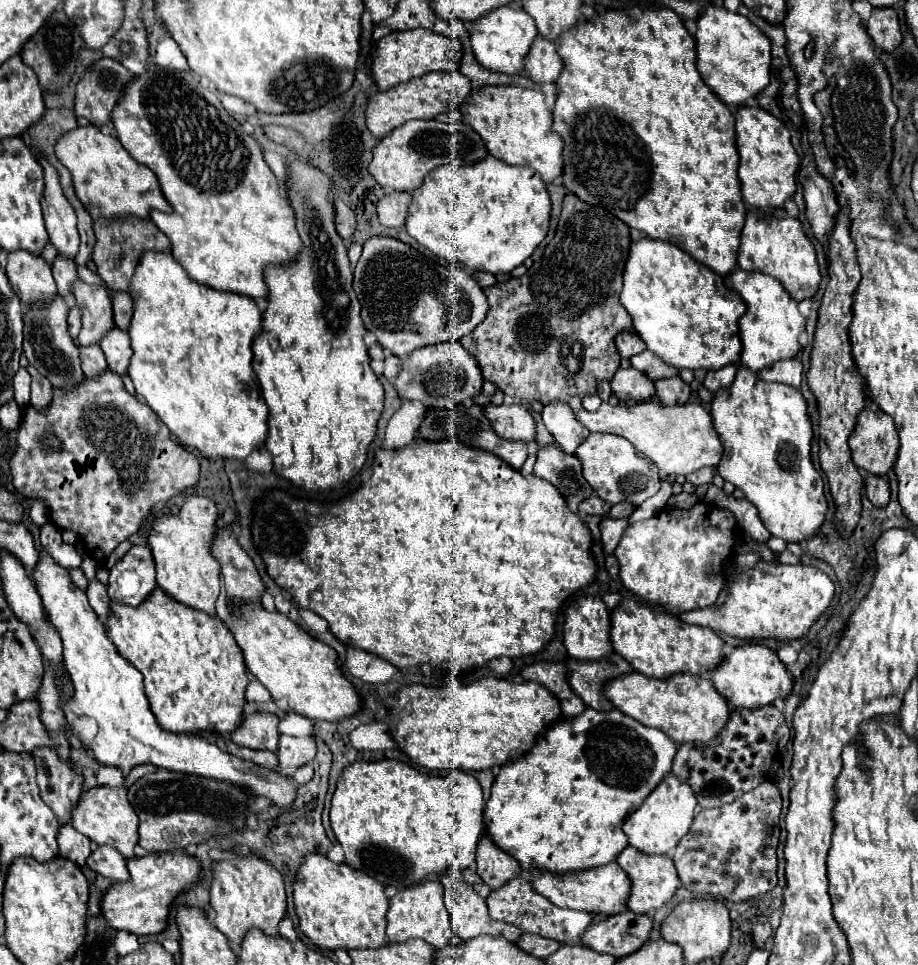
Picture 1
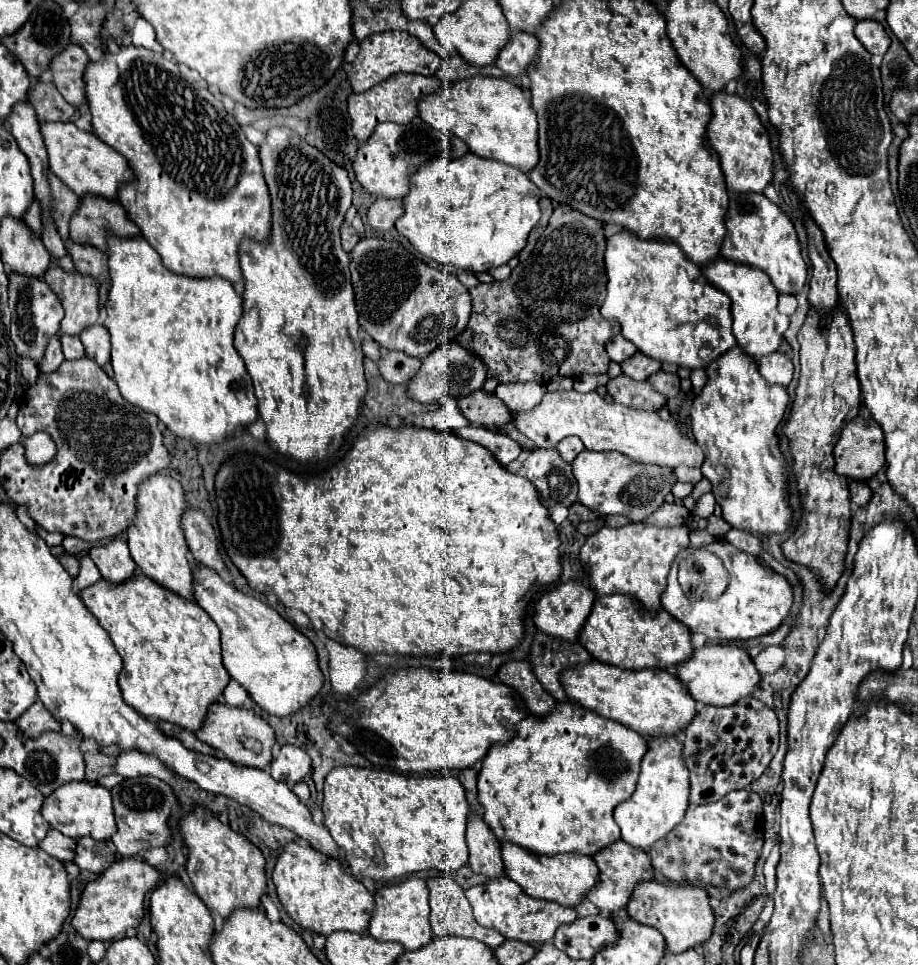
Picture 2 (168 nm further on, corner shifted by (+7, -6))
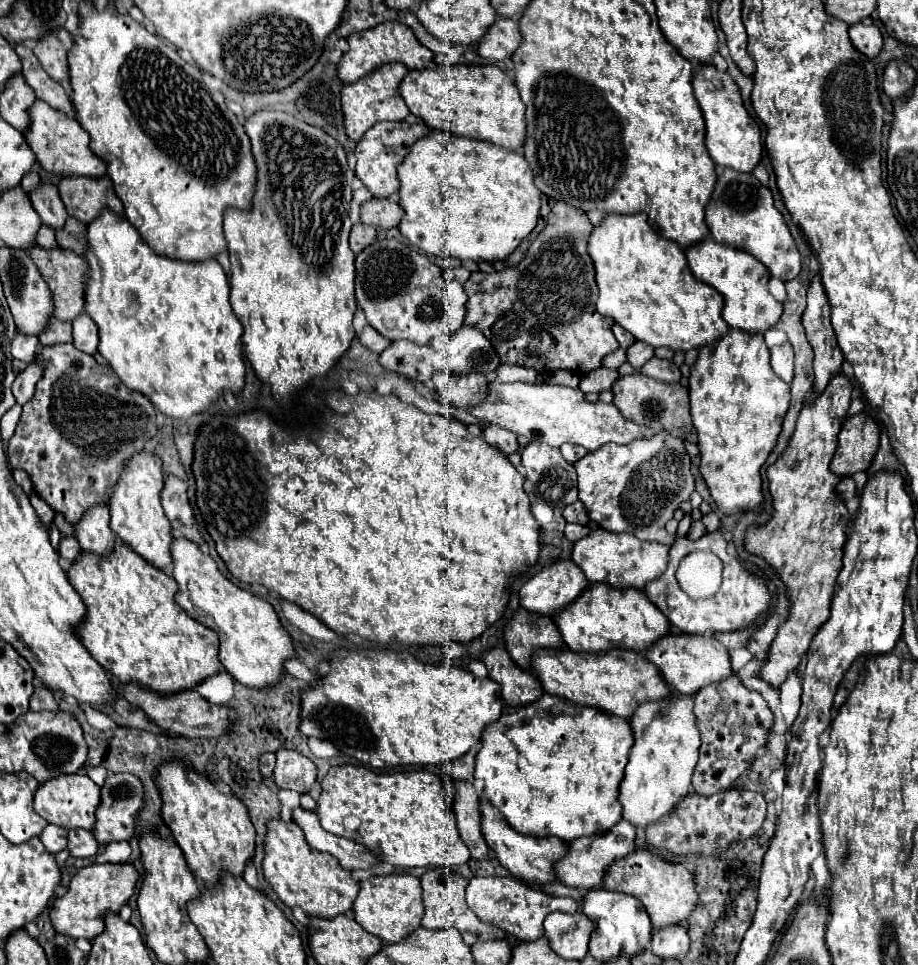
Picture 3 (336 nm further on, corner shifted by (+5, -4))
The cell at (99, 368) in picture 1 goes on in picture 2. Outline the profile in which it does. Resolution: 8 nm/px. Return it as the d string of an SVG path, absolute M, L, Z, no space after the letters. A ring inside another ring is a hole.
M59 333L59 341L61 341L61 349L63 349L65 359L81 359L85 355L85 349L83 349L79 337Z

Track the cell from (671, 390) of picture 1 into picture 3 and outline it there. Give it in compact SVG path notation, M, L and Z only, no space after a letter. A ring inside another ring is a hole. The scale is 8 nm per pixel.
M657 357L647 361L647 365L643 365L641 373L645 373L651 379L663 381L663 383L679 383L679 379L681 379L681 371L679 371L679 367L675 367L673 361L657 359Z

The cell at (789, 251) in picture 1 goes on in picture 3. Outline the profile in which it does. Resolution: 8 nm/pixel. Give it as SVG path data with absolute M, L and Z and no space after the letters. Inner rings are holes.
M735 169L719 171L719 179L713 191L713 197L705 211L705 221L711 229L711 237L717 243L737 247L759 259L773 277L787 281L795 279L801 271L801 255L797 251L795 239L789 233L789 227L783 215L773 205L773 195L763 187L753 175L739 173Z

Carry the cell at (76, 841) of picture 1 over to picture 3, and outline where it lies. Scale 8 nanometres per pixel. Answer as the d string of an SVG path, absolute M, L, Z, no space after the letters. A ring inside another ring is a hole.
M47 825L43 829L43 833L39 835L39 839L45 845L45 849L53 855L67 847L67 831L63 827L57 827L57 825Z

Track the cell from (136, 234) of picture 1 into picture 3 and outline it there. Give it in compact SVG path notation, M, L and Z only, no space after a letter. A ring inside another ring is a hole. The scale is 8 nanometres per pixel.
M107 175L101 179L63 177L59 183L59 193L69 217L81 223L93 223L103 209L111 209L115 215L123 217L123 205Z

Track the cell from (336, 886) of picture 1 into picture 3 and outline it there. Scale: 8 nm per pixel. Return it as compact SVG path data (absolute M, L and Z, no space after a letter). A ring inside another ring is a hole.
M275 819L267 823L263 873L287 907L301 907L309 917L333 919L351 913L353 901L359 895L359 883L351 877L351 871L343 869L333 855L313 849L293 821L283 823L281 819Z

